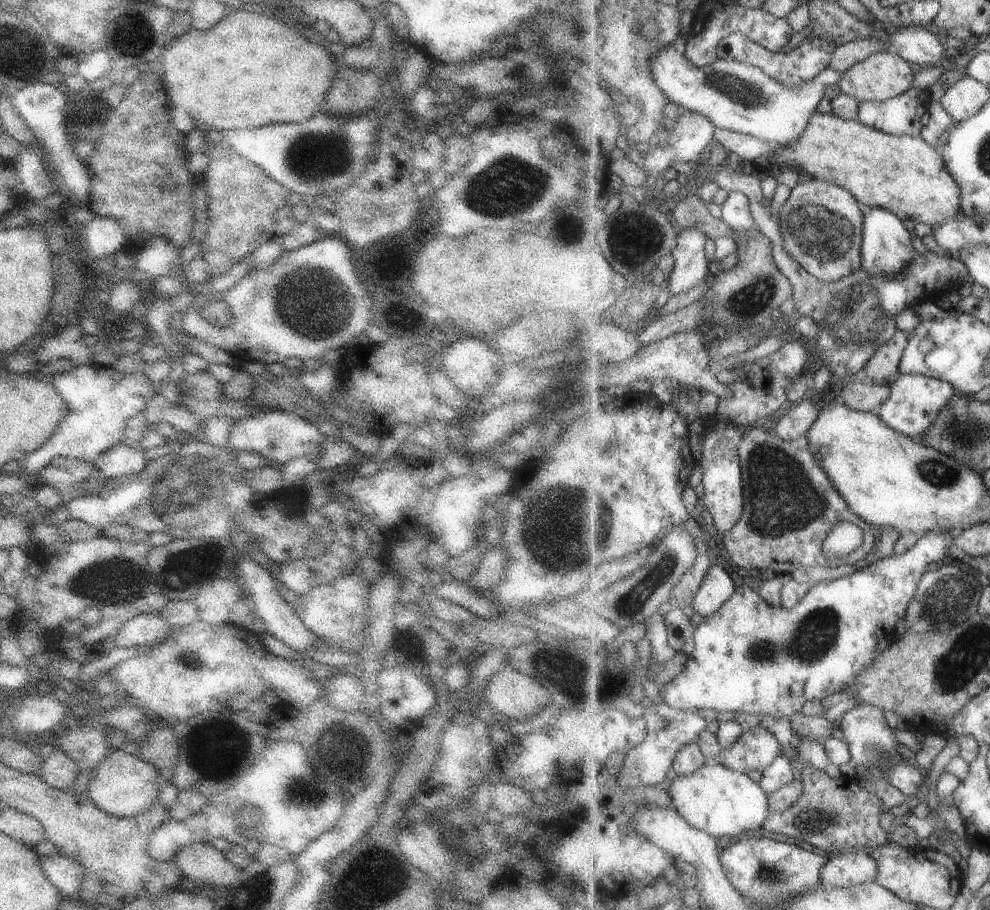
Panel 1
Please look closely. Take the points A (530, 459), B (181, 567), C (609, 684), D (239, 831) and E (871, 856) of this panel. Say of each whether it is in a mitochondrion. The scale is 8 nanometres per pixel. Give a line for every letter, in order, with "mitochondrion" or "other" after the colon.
A: other
B: mitochondrion
C: mitochondrion
D: other
E: other

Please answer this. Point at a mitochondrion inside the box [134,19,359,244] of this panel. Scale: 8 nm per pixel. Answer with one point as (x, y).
(313, 153)

